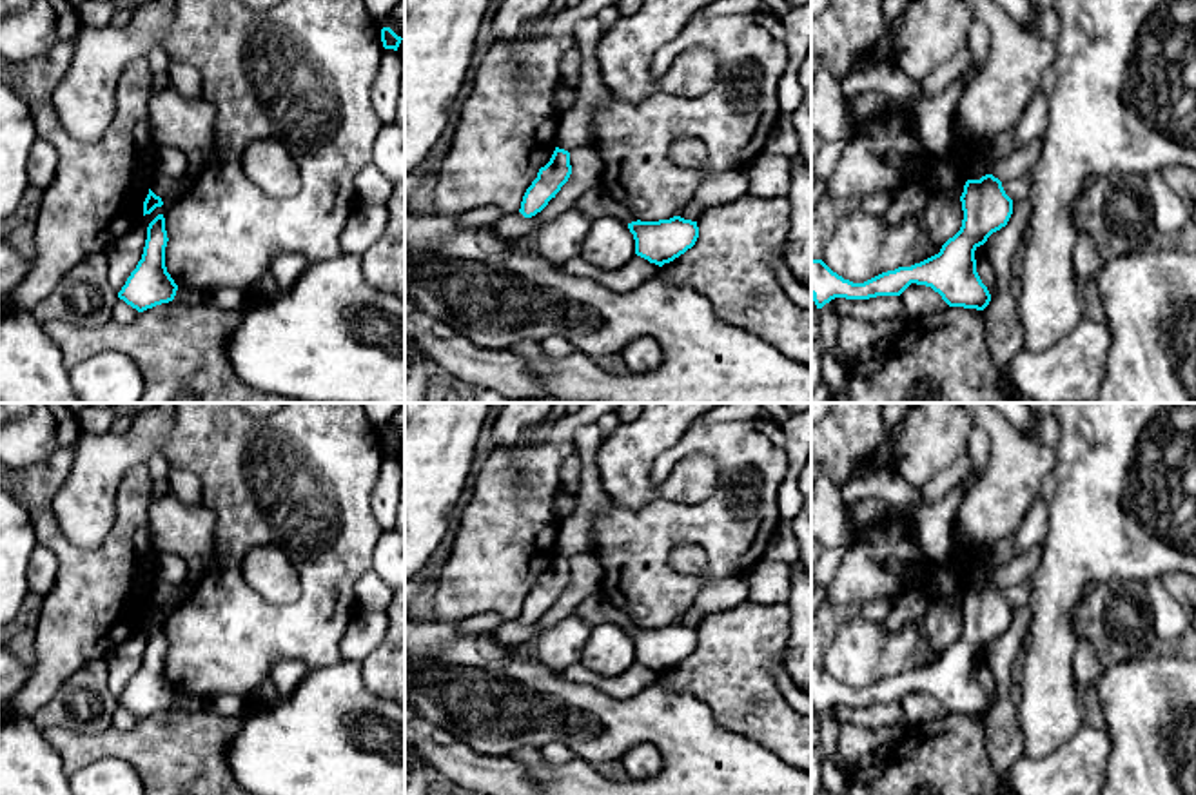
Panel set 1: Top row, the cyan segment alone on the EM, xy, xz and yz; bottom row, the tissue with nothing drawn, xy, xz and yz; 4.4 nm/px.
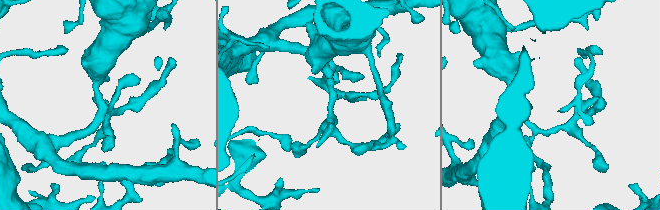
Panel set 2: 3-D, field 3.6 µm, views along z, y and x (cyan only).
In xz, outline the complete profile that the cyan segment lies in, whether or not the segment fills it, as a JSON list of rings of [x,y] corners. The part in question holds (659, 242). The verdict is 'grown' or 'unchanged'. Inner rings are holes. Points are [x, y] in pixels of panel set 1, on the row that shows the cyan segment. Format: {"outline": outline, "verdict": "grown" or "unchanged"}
{"outline": [[[681,216],[659,221],[637,220],[628,223],[628,229],[635,240],[635,254],[659,267],[684,254],[699,238],[697,221]]], "verdict": "unchanged"}

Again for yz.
{"outline": [[[993,174],[967,180],[960,196],[964,220],[938,254],[882,272],[864,283],[853,283],[833,272],[822,260],[811,258],[811,296],[817,309],[835,298],[869,299],[900,296],[911,283],[931,287],[949,307],[984,310],[991,294],[976,272],[975,250],[1007,225],[1013,200]]], "verdict": "unchanged"}

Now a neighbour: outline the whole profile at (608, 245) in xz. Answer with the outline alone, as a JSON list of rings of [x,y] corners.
[[[615,216],[593,218],[583,241],[581,258],[599,270],[617,270],[635,256],[628,225]]]

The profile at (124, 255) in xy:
[[[138,223],[105,250],[109,258],[109,283],[116,292],[122,290],[142,260],[145,240],[147,229]]]

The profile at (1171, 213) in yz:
[[[1160,172],[1143,176],[1151,192],[1154,225],[1160,236],[1176,234],[1192,218],[1191,207],[1167,187]]]

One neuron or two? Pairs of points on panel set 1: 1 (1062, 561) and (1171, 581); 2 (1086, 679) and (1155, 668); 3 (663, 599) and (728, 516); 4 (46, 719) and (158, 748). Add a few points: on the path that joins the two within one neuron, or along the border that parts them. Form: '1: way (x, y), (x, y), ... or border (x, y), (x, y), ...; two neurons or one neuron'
1: border (1176, 570), (1160, 579); two neurons
2: border (1104, 667), (1093, 687); two neurons
3: way (688, 587), (703, 579), (728, 554), (728, 541); one neuron
4: border (57, 726), (89, 734), (109, 728); two neurons

